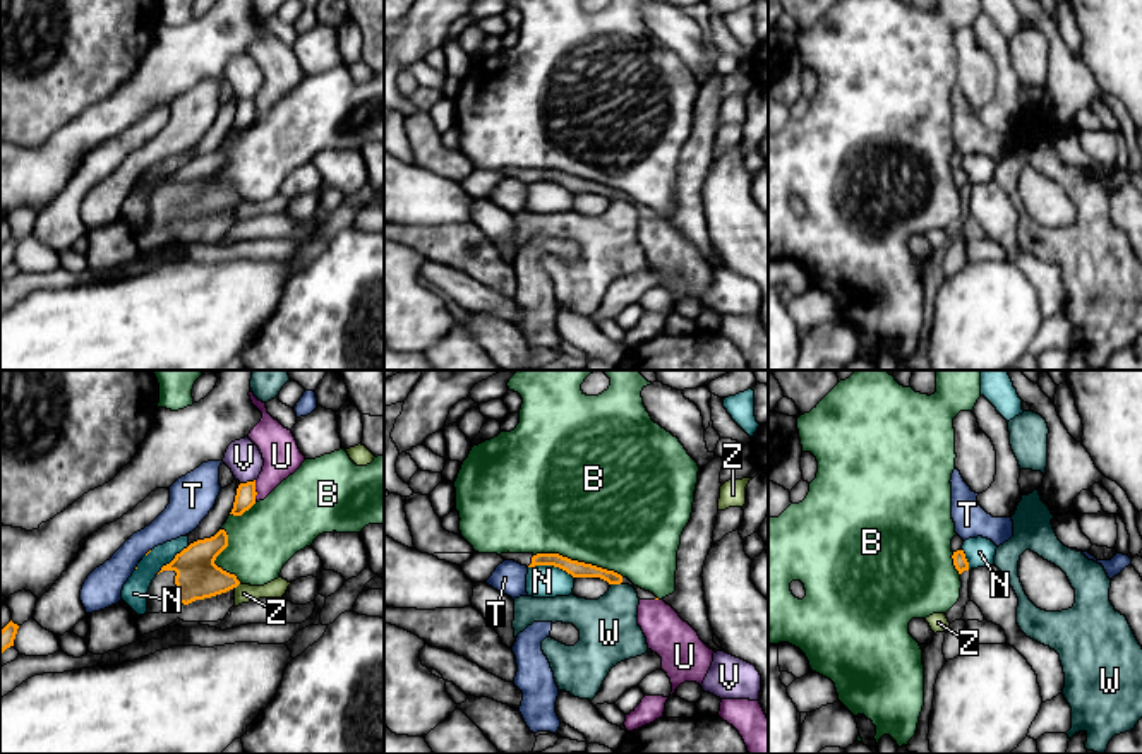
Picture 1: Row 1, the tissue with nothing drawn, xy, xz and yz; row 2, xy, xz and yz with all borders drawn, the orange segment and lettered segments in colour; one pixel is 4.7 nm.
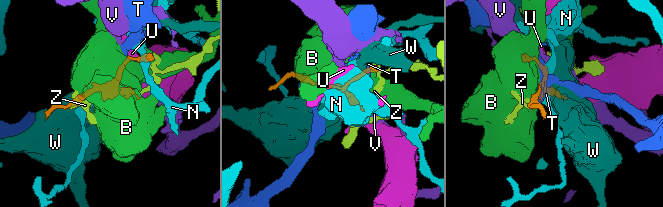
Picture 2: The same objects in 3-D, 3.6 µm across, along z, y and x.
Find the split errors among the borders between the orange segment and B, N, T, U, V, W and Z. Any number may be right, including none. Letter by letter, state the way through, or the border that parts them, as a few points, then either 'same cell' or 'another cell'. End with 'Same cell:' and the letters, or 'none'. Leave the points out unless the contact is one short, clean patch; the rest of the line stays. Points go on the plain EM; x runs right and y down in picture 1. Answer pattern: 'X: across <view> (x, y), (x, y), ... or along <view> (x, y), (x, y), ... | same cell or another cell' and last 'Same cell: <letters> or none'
B: another cell
N: along xz (528, 182), (558, 182), (573, 194) | another cell
T: along xy (150, 165), (144, 170) | another cell
U: another cell
V: along xy (254, 95), (240, 100) | another cell
W: another cell
Z: another cell
Same cell: none

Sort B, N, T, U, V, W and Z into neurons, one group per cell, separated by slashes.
B / N / T / U / V / W / Z

